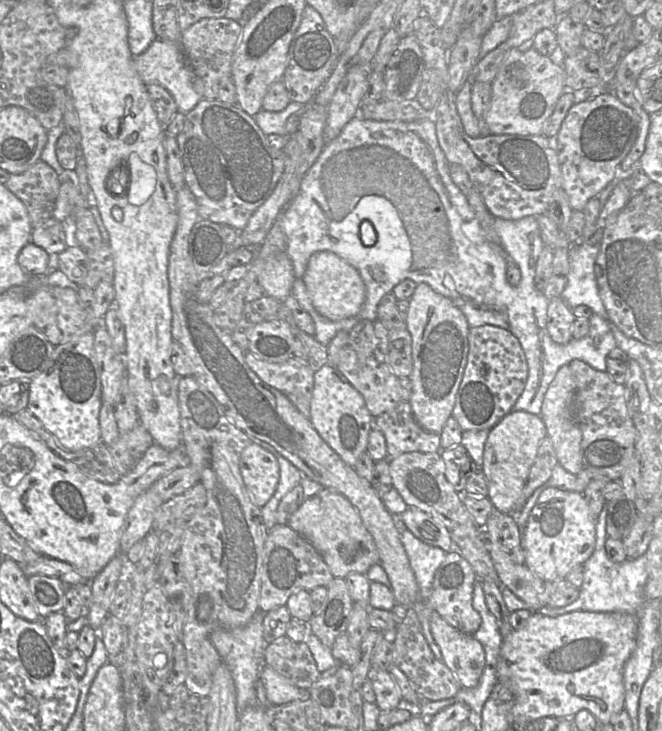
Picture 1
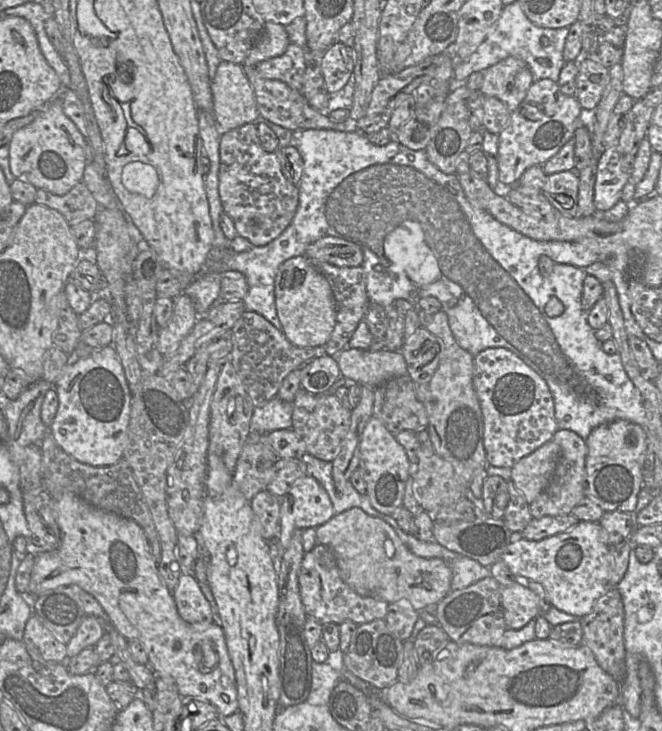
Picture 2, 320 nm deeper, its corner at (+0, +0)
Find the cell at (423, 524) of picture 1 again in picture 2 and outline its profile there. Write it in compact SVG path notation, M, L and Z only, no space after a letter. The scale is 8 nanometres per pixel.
M579 521L571 530L539 541L525 539L515 534L515 540L508 545L500 560L517 578L526 578L540 583L552 606L578 618L589 614L597 600L610 588L616 588L610 587L612 554L605 538L605 532L598 522Z

